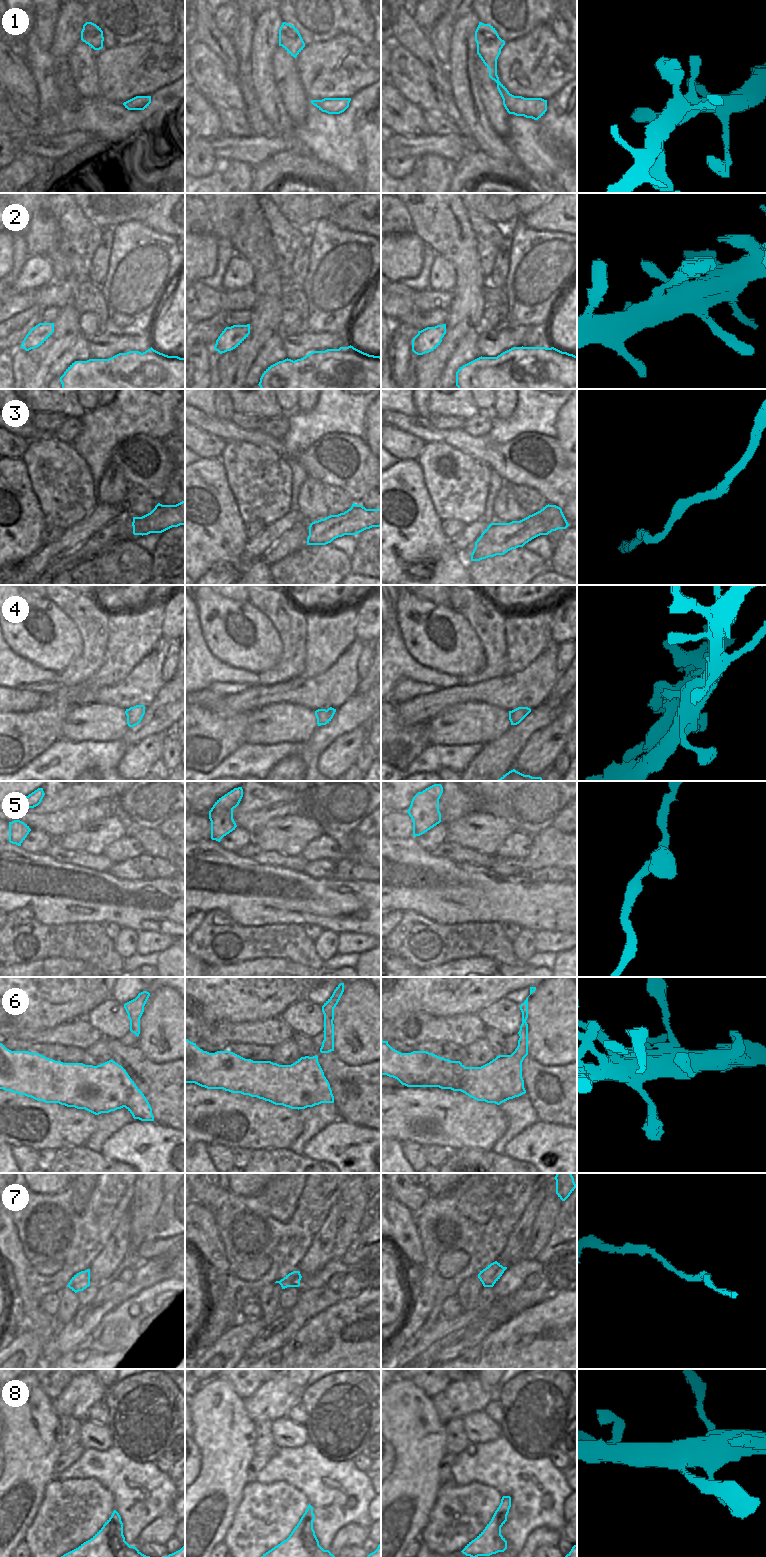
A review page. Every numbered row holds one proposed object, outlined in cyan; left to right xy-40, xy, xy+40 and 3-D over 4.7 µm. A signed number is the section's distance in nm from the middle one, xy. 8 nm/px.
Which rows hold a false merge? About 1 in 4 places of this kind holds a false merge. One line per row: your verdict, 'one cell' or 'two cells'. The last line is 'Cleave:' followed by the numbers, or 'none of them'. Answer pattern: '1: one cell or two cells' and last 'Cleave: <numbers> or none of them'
1: one cell
2: one cell
3: one cell
4: two cells
5: one cell
6: one cell
7: one cell
8: one cell
Cleave: 4

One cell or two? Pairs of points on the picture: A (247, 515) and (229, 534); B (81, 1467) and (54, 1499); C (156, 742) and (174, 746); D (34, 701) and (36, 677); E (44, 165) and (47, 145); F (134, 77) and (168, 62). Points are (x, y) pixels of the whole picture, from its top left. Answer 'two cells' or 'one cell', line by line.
A: two cells
B: two cells
C: two cells
D: two cells
E: two cells
F: one cell

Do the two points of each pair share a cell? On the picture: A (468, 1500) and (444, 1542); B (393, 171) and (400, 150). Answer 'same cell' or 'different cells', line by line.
A: same cell
B: different cells

